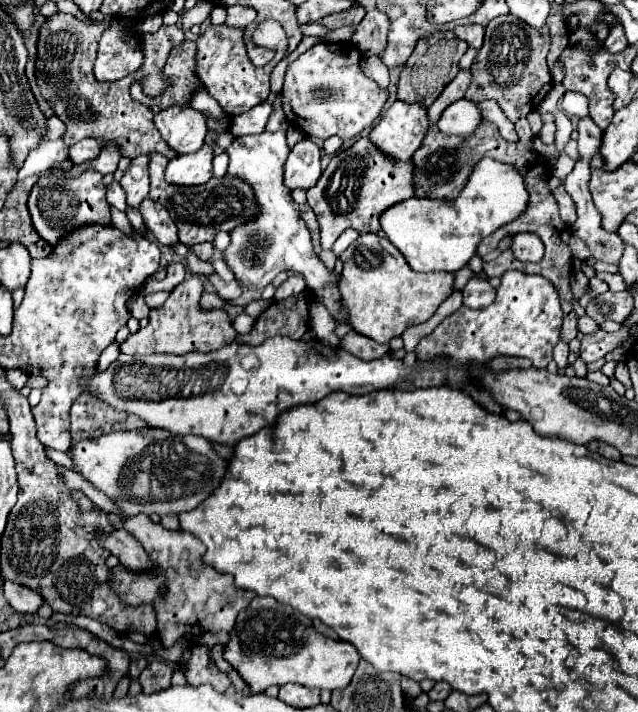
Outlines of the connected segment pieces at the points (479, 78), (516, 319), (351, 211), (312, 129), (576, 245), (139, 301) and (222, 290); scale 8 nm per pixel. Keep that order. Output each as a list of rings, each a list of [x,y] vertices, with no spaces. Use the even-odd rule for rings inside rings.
[[[506,13],[492,19],[486,25],[484,45],[480,47],[478,57],[472,63],[472,85],[466,91],[466,99],[486,101],[494,99],[506,113],[506,117],[516,123],[538,107],[542,97],[552,89],[552,75],[546,65],[546,55],[550,51],[550,33],[548,27],[532,31],[524,21]],[[516,67],[522,67],[518,73]]]
[[[506,271],[500,277],[496,299],[482,310],[461,306],[448,315],[430,335],[422,337],[416,355],[418,361],[436,355],[448,355],[454,365],[486,365],[490,357],[514,355],[528,357],[534,367],[542,369],[552,361],[552,349],[560,341],[564,313],[556,287],[542,275],[528,275],[522,271]]]
[[[368,135],[354,141],[348,149],[338,151],[328,167],[322,171],[318,183],[308,189],[306,197],[312,205],[320,223],[320,245],[322,249],[332,249],[338,235],[354,227],[360,233],[376,233],[380,229],[378,217],[384,209],[412,197],[416,191],[414,183],[414,161],[412,159],[392,159],[382,153]]]
[[[318,43],[306,53],[302,53],[294,63],[290,63],[284,77],[284,87],[282,87],[282,95],[284,95],[282,109],[286,113],[288,123],[302,129],[306,135],[312,135],[318,139],[328,139],[332,135],[338,135],[344,141],[368,129],[380,115],[380,109],[388,99],[388,91],[378,89],[372,79],[362,75],[360,61],[362,57],[352,43]]]
[[[572,235],[569,239],[568,246],[574,258],[584,260],[591,257],[590,250],[586,244],[578,237]]]
[[[136,293],[132,299],[128,299],[128,311],[130,311],[130,315],[132,315],[132,317],[142,319],[142,317],[148,317],[150,307],[144,303],[144,297]]]
[[[216,273],[210,277],[210,281],[212,281],[212,285],[214,285],[214,289],[224,297],[224,299],[228,299],[228,301],[236,301],[240,295],[242,295],[242,289],[240,289],[240,285],[238,285],[238,281],[230,281],[230,283],[224,283]]]

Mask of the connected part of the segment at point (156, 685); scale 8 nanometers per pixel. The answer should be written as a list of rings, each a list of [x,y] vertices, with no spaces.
[[[150,661],[146,665],[146,669],[138,677],[138,681],[142,685],[142,691],[144,693],[158,693],[160,689],[168,689],[172,685],[170,683],[172,673],[174,673],[174,669],[168,663],[164,663],[164,661]]]

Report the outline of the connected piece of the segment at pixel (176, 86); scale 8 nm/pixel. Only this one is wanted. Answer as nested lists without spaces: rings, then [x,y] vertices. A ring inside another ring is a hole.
[[[184,39],[178,47],[174,47],[168,55],[168,61],[164,65],[164,75],[170,81],[166,91],[158,97],[148,97],[142,91],[142,83],[134,81],[130,87],[132,99],[154,107],[158,105],[160,109],[170,107],[170,105],[188,105],[190,103],[190,93],[194,85],[198,83],[196,71],[194,71],[194,57],[196,57],[196,41],[194,39]]]

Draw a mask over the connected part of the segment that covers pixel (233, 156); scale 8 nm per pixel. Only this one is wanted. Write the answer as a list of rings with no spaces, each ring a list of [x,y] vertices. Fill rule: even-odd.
[[[264,131],[260,135],[236,137],[234,143],[226,149],[226,153],[230,155],[226,175],[236,175],[250,183],[262,207],[258,219],[230,233],[232,245],[228,247],[228,253],[224,253],[226,265],[234,271],[236,279],[250,289],[264,289],[280,271],[300,273],[306,279],[308,287],[314,291],[326,289],[330,285],[338,287],[342,275],[334,269],[328,269],[314,253],[310,233],[300,219],[300,211],[290,195],[290,189],[284,185],[284,163],[288,159],[288,151],[290,147],[286,143],[284,131]]]

